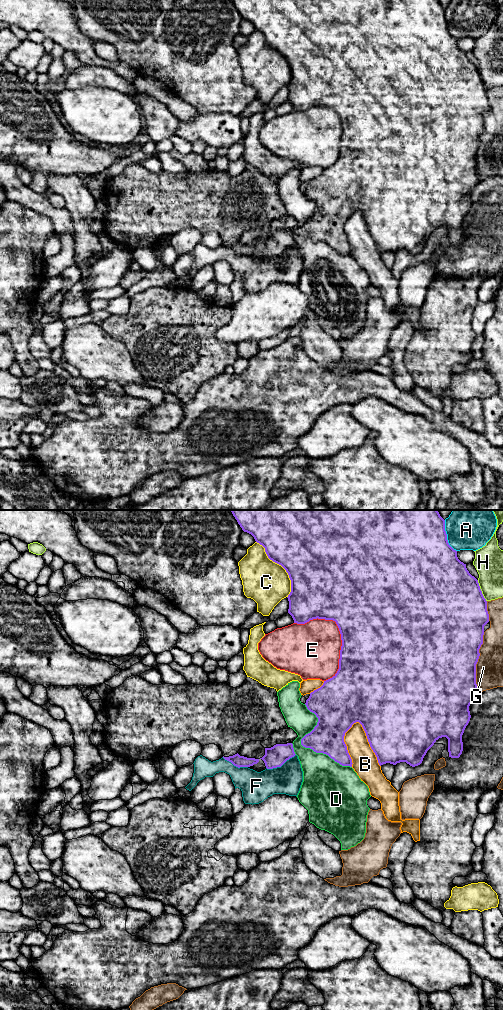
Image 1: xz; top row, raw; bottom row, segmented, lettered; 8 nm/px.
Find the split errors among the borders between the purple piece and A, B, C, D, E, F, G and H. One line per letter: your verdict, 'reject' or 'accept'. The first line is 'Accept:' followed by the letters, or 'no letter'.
Accept: no letter
A: reject
B: reject
C: reject
D: reject
E: reject
F: reject
G: reject
H: reject

